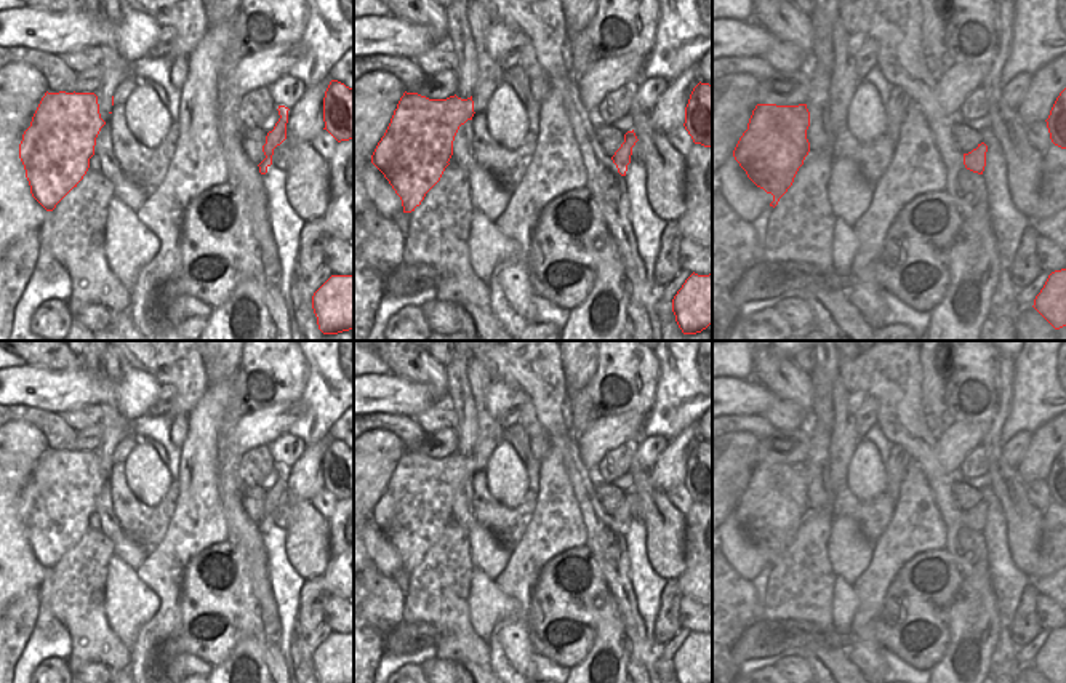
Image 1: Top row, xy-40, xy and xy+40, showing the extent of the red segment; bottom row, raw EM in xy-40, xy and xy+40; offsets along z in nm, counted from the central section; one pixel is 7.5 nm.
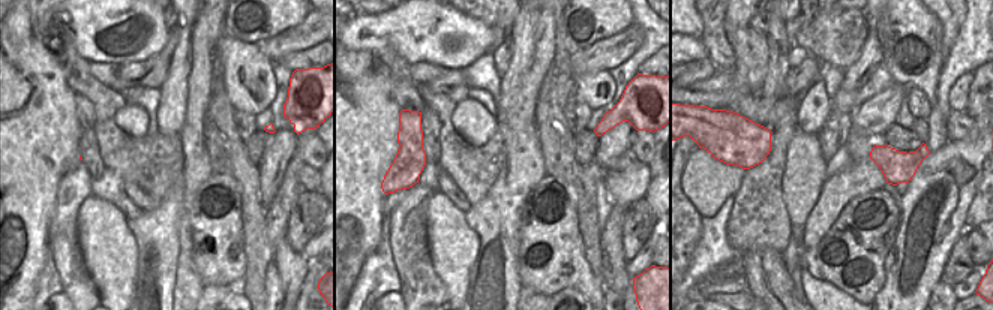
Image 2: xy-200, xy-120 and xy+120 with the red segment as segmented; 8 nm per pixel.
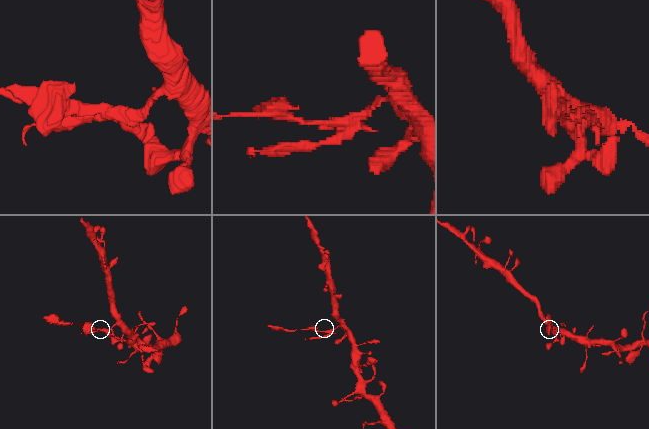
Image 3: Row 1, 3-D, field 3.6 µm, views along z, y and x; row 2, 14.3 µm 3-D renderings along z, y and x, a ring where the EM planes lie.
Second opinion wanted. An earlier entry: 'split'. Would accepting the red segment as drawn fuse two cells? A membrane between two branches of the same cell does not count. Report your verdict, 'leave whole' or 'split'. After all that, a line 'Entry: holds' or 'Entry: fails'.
split
Entry: holds

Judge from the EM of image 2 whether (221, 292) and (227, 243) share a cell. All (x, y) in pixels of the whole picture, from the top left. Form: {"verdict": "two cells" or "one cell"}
{"verdict": "two cells"}

